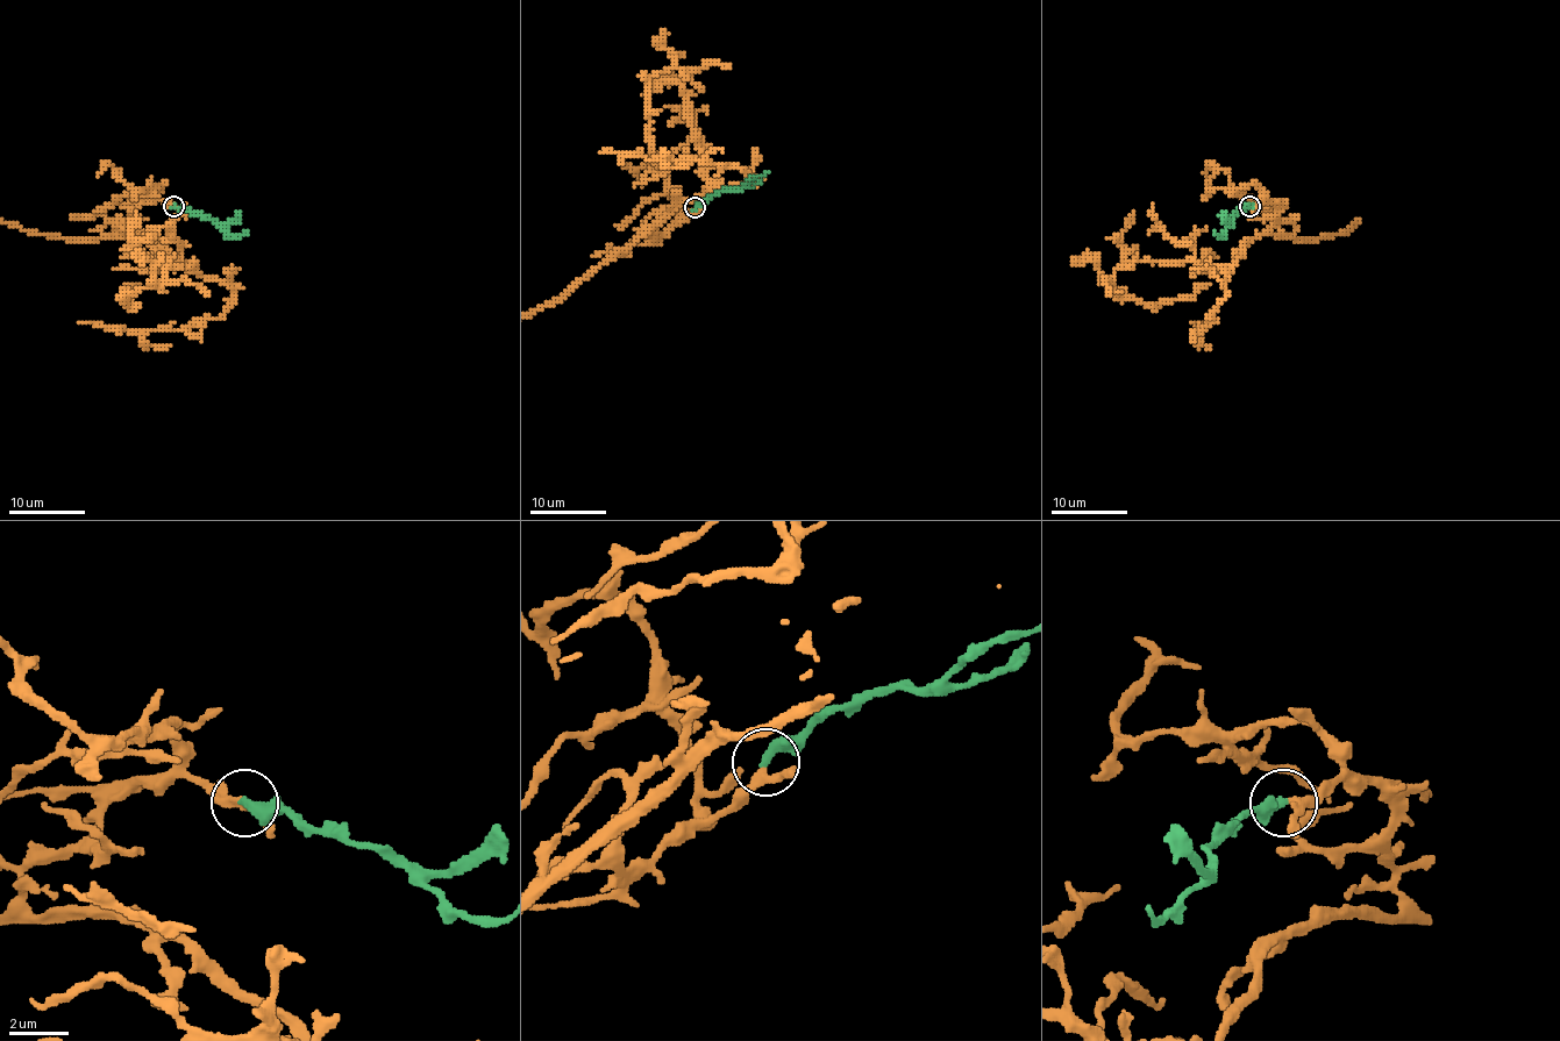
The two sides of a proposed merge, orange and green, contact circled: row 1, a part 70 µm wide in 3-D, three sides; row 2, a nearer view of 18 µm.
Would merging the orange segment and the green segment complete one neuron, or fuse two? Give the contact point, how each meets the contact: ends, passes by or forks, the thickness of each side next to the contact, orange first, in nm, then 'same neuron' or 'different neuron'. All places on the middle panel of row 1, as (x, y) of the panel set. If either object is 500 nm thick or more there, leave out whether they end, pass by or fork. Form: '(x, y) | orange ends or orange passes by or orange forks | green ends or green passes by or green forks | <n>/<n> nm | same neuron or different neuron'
(695, 207) | orange passes by | green ends | 240/380 nm | same neuron

